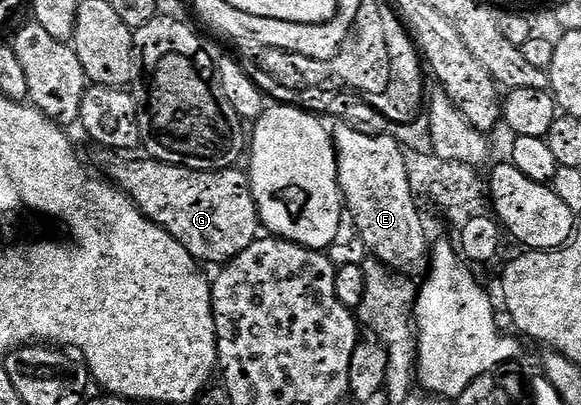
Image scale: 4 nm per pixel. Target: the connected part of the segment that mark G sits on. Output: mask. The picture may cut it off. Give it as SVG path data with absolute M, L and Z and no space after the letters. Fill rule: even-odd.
M118 156L108 157L106 176L147 218L169 231L196 261L226 263L260 236L259 208L253 199L251 178L244 170L242 173L242 168L197 171L154 159L118 161Z

